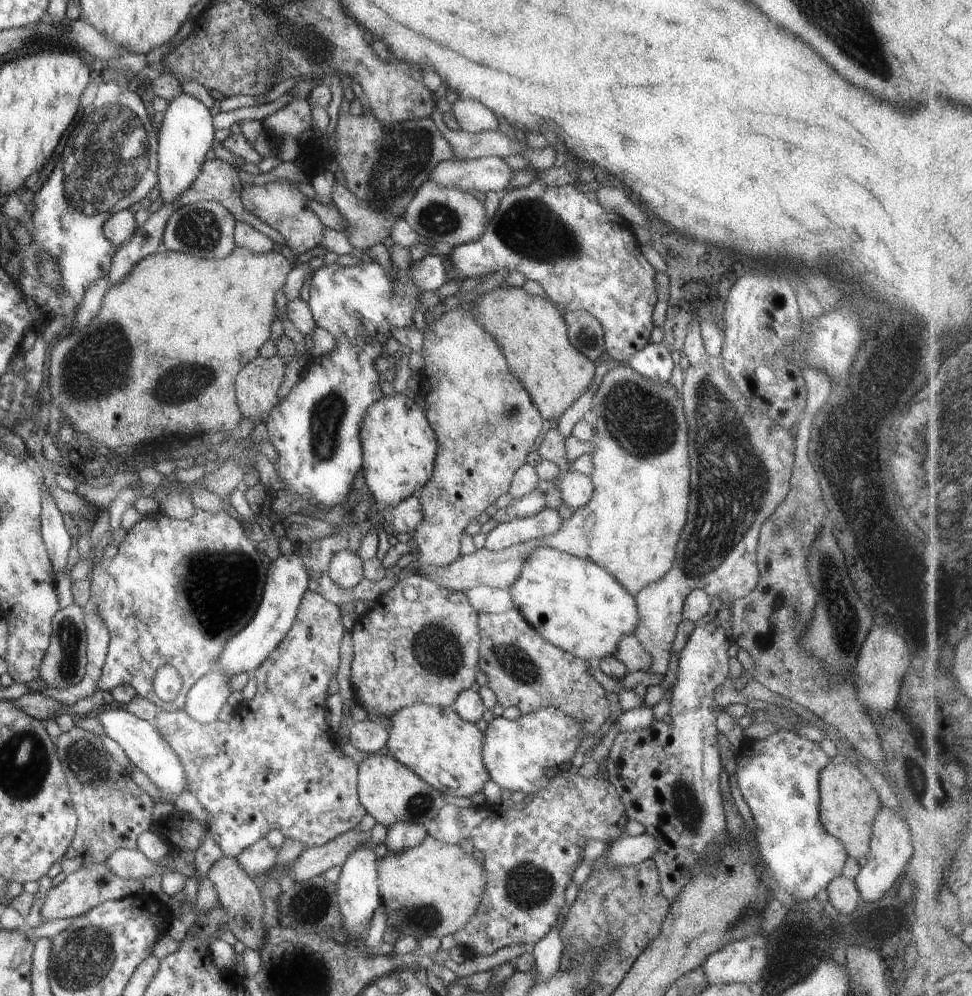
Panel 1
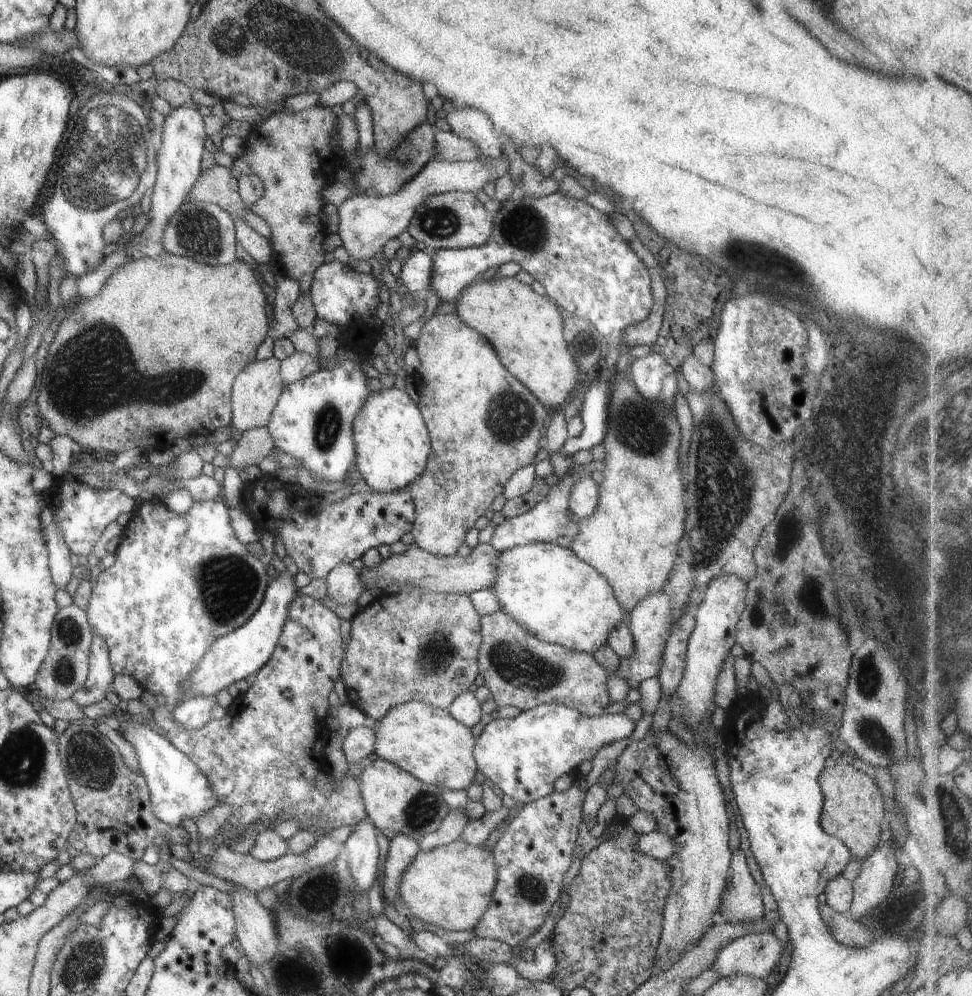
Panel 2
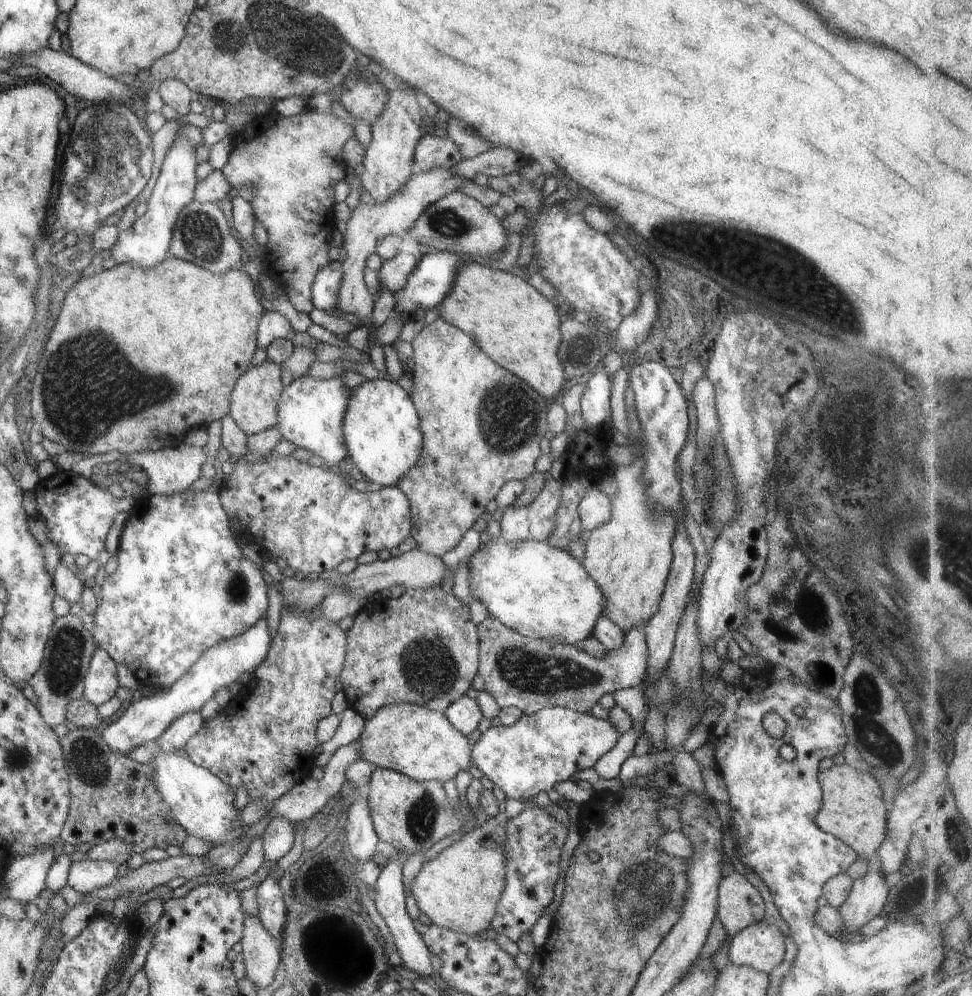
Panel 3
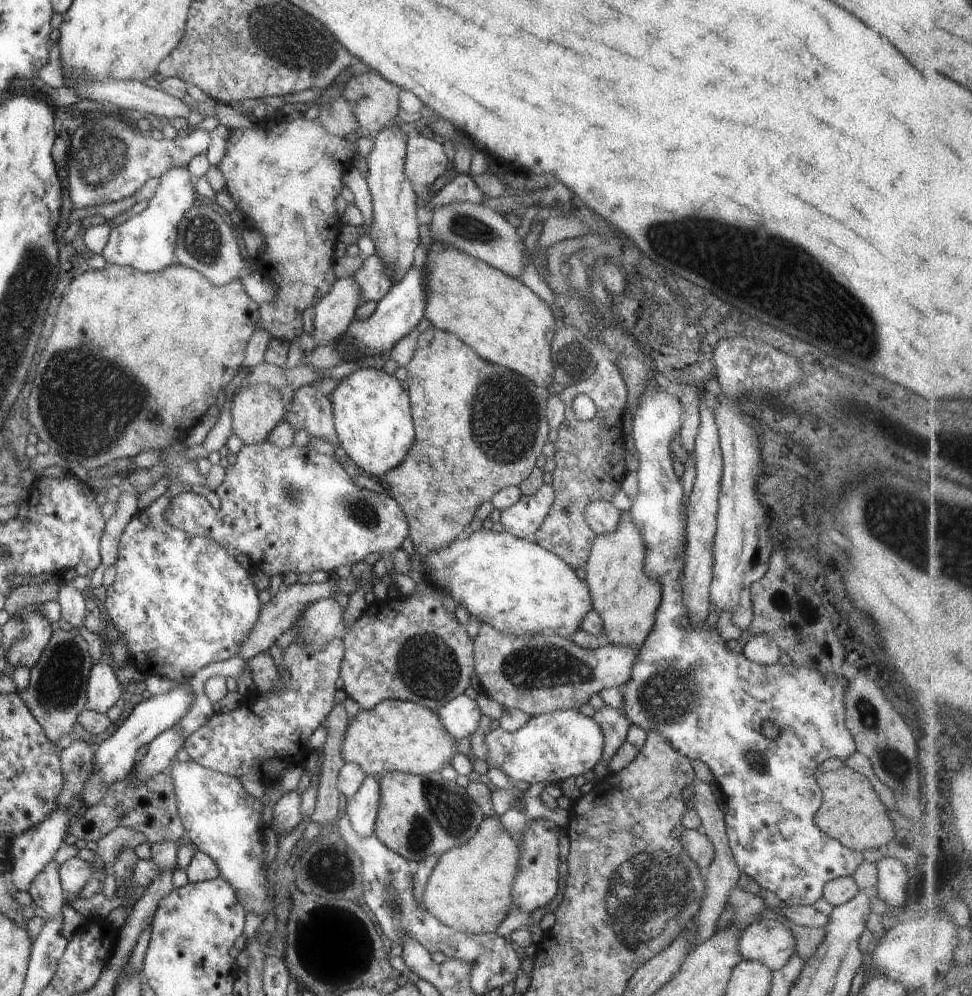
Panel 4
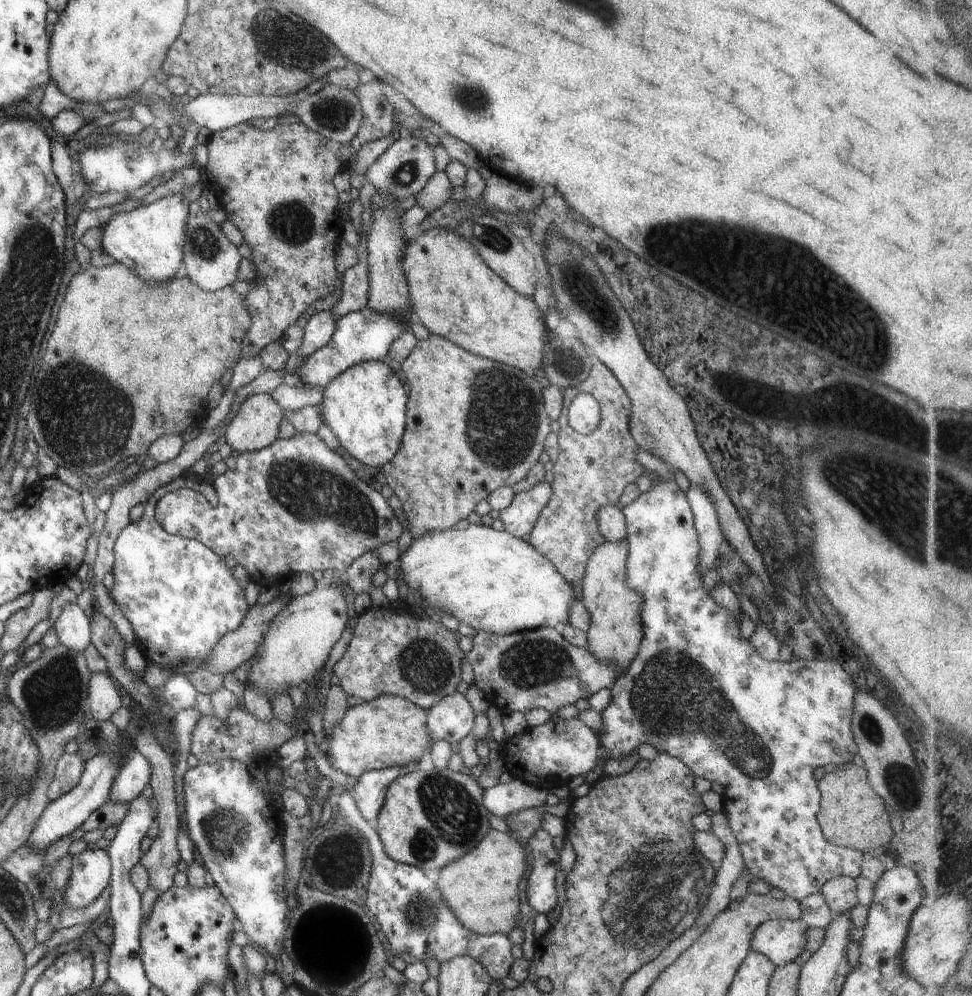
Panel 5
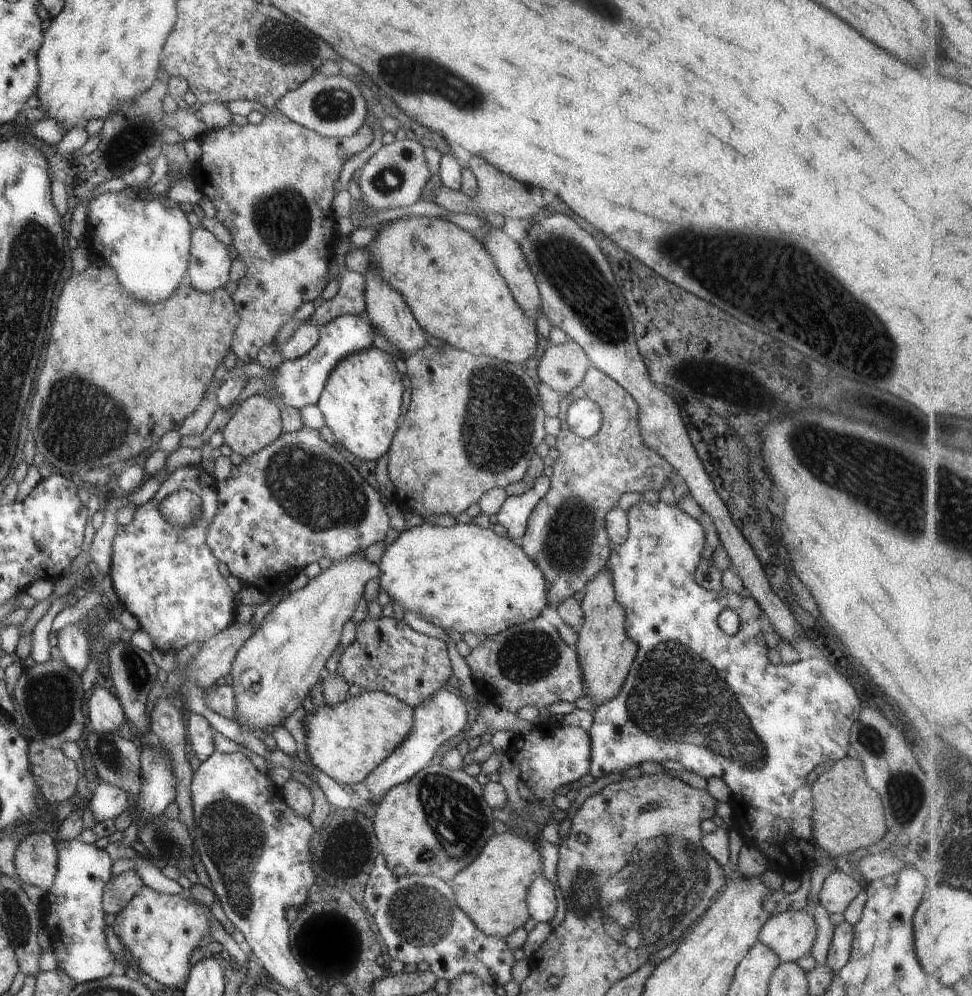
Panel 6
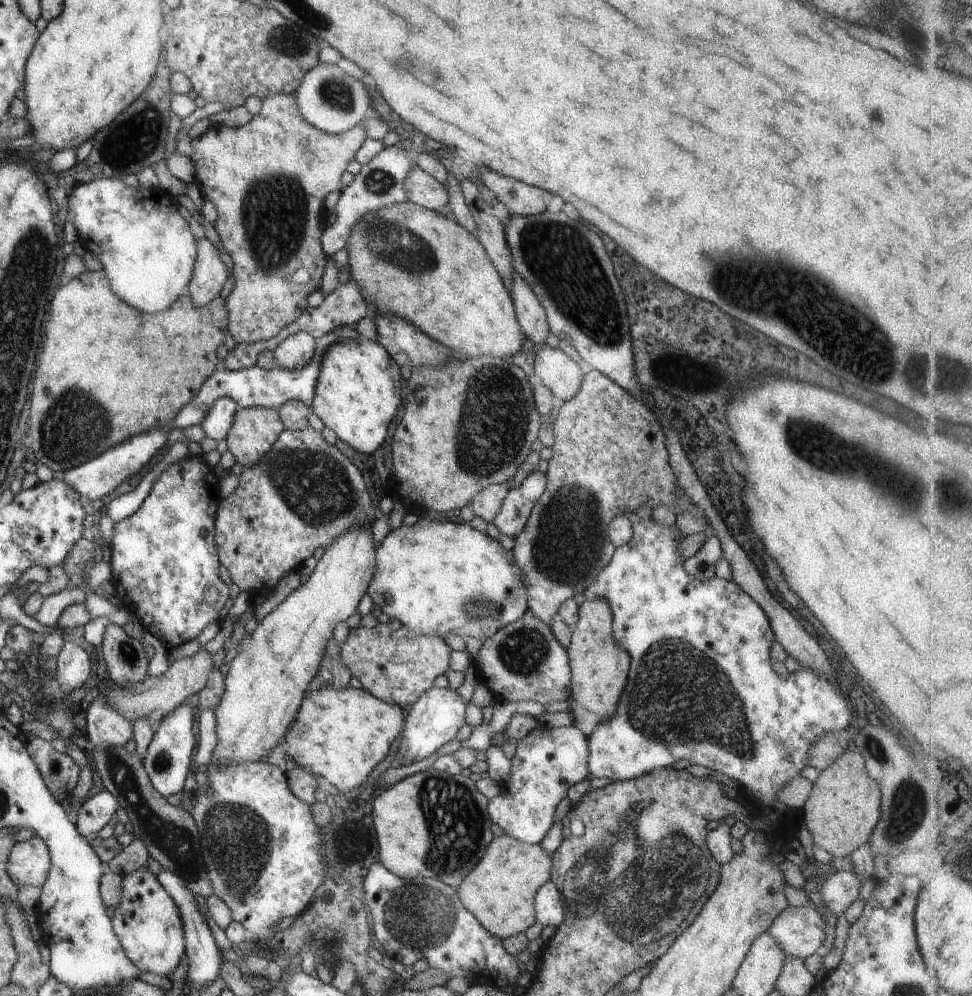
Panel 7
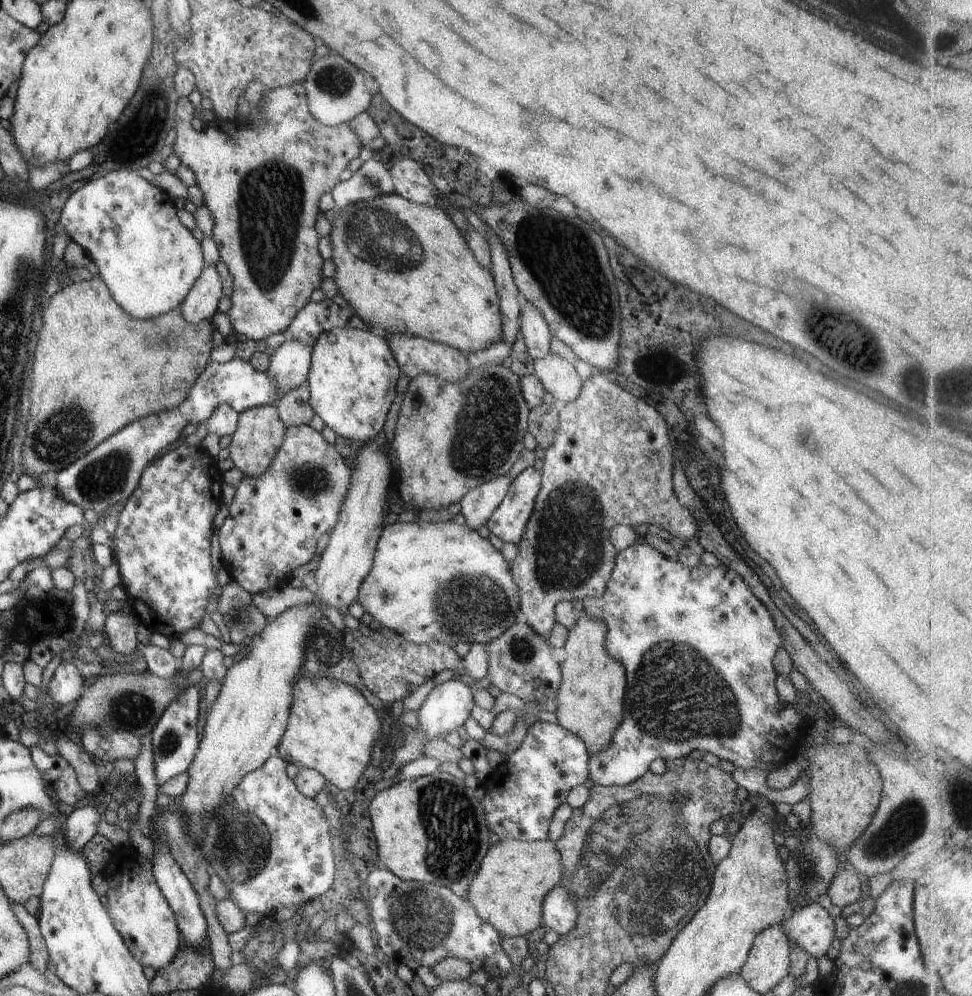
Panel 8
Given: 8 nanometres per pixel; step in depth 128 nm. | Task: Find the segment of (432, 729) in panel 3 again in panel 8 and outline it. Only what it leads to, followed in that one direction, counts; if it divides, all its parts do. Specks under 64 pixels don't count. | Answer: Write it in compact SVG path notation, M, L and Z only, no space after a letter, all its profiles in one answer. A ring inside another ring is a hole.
M299 678L294 684L294 702L290 708L288 728L277 747L284 762L299 769L314 769L324 776L325 781L336 786L341 792L353 792L354 786L370 764L372 749L380 739L382 723L377 710L368 703L365 696L350 684L336 678Z

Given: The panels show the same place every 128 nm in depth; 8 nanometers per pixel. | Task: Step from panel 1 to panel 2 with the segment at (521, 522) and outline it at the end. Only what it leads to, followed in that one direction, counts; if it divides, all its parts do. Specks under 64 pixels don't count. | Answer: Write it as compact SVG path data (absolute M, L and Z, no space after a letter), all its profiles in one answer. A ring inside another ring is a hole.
M584 469L566 473L555 485L550 487L547 496L538 502L531 511L510 518L506 517L496 527L496 531L489 543L500 552L529 542L552 543L556 541L558 536L574 538L578 532L578 525L566 515L566 511L569 510L571 486L575 485L582 477L590 476L591 474Z

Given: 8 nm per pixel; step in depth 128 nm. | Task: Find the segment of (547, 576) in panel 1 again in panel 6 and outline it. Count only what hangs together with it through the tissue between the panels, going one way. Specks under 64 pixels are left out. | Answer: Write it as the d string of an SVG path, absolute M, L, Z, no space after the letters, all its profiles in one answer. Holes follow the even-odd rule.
M415 520L415 526L412 526L412 528L406 530L406 532L402 532L402 534L400 534L400 536L398 536L385 550L386 552L384 552L384 556L382 556L380 564L378 564L380 570L382 570L382 574L378 577L380 592L386 592L391 600L399 602L404 607L405 612L411 610L416 614L420 614L420 616L425 618L428 622L444 630L455 630L456 632L462 633L462 635L466 634L466 632L474 632L474 634L478 634L481 638L486 638L499 634L506 628L534 620L534 618L540 616L546 607L550 606L550 604L548 604L548 582L546 582L546 578L544 578L544 572L540 570L538 564L536 564L528 554L524 554L522 546L516 545L510 538L499 536L492 528L484 529L472 523L457 523L451 528L447 528L437 524L428 524Z

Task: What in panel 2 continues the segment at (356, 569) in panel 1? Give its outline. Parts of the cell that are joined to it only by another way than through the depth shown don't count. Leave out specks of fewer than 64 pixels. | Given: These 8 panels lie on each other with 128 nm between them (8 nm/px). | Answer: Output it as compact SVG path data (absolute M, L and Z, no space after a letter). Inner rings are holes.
M350 563L335 566L326 576L327 598L338 604L357 604L365 589L357 572Z

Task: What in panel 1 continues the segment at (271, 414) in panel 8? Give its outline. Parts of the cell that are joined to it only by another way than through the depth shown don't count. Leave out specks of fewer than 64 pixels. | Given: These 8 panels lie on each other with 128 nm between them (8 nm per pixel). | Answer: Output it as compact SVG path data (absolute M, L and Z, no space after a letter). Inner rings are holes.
M277 354L270 358L258 356L240 369L234 386L241 422L264 422L264 414L280 402L279 390L286 361Z

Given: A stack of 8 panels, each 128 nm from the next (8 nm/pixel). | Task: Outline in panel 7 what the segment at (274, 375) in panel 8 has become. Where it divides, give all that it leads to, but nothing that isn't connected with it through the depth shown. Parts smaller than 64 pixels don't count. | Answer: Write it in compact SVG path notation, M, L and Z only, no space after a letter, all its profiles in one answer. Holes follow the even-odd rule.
M296 332L288 336L273 352L277 366L302 368L314 357L316 339L308 332Z

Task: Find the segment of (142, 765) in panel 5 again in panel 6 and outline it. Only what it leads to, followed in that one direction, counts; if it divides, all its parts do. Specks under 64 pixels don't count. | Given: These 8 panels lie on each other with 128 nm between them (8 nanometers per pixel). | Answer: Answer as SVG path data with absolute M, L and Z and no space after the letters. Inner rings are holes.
M100 782L94 790L88 806L94 815L94 823L98 823L103 820L116 819L128 809L130 800L128 800L128 792L124 792L124 788L120 788L116 784Z

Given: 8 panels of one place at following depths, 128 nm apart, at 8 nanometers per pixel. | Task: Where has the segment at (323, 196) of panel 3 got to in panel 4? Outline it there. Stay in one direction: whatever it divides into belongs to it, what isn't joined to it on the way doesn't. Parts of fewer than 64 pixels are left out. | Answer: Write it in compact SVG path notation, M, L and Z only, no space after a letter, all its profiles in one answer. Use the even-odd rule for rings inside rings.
M372 70L362 75L350 77L345 84L342 96L346 101L352 103L353 111L355 112L357 120L357 128L352 134L345 137L337 137L334 133L327 131L317 118L313 120L306 120L302 117L288 122L278 114L275 114L274 118L268 119L265 122L255 121L254 128L250 127L247 129L242 126L232 127L226 143L226 154L224 154L222 160L220 160L217 164L217 167L224 175L225 188L231 194L231 197L234 198L235 206L246 216L246 222L249 227L262 233L263 239L265 240L264 246L260 250L256 262L258 269L262 270L262 273L269 279L272 279L277 284L279 289L276 293L277 301L275 303L264 302L264 304L259 305L260 318L258 319L257 326L260 330L266 330L271 335L270 338L292 341L293 338L296 338L296 336L300 337L301 334L304 333L302 329L302 313L306 310L306 308L310 308L310 306L314 307L315 304L318 304L318 301L321 301L322 298L330 292L333 284L337 281L337 277L334 275L334 269L332 267L335 265L336 259L334 257L334 247L338 241L340 230L343 227L340 220L341 217L339 216L338 211L336 211L336 196L341 194L343 183L342 175L350 166L352 166L354 162L353 158L354 153L357 150L357 140L360 137L374 137L384 125L389 125L390 123L394 123L395 120L398 120L398 94L400 94L400 90L401 88L398 85L387 81L381 74Z

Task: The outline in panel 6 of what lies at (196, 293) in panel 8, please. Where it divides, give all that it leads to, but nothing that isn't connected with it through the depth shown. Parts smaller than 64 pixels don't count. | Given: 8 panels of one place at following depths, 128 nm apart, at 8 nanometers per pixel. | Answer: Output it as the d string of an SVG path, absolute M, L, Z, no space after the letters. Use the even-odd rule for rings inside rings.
M200 225L192 229L187 282L201 292L213 292L229 283L232 266L227 246Z

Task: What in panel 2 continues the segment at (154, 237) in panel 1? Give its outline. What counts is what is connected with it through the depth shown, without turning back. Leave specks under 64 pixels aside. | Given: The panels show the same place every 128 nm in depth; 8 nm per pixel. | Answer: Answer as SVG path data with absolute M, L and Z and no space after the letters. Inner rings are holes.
M214 165L198 177L190 191L189 200L197 203L218 204L232 218L243 218L256 232L270 240L270 225L247 206L238 193L237 178L230 176L230 169Z

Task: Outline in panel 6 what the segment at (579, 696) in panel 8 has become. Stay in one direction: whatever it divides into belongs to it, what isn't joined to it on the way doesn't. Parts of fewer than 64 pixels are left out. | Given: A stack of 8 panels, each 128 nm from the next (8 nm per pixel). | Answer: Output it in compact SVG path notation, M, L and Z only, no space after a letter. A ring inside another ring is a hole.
M604 566L590 582L586 582L584 590L586 592L581 603L584 623L578 632L575 648L584 674L584 686L586 686L584 695L590 696L594 706L598 708L606 700L614 698L622 688L636 658L638 644L632 642L626 634L626 608L616 600L612 570Z

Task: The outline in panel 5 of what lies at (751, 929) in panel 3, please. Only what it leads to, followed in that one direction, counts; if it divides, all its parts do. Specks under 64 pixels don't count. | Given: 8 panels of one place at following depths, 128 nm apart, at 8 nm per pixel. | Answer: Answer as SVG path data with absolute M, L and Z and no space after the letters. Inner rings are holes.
M770 919L753 932L751 950L765 954L775 967L795 961L807 943L807 927L801 920Z

